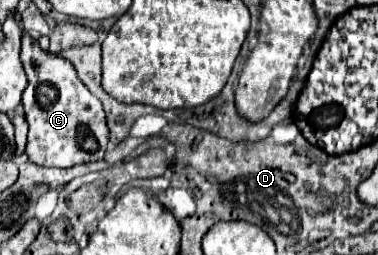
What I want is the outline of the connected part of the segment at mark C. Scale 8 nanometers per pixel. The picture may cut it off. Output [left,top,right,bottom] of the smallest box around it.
[22,36,108,168]

